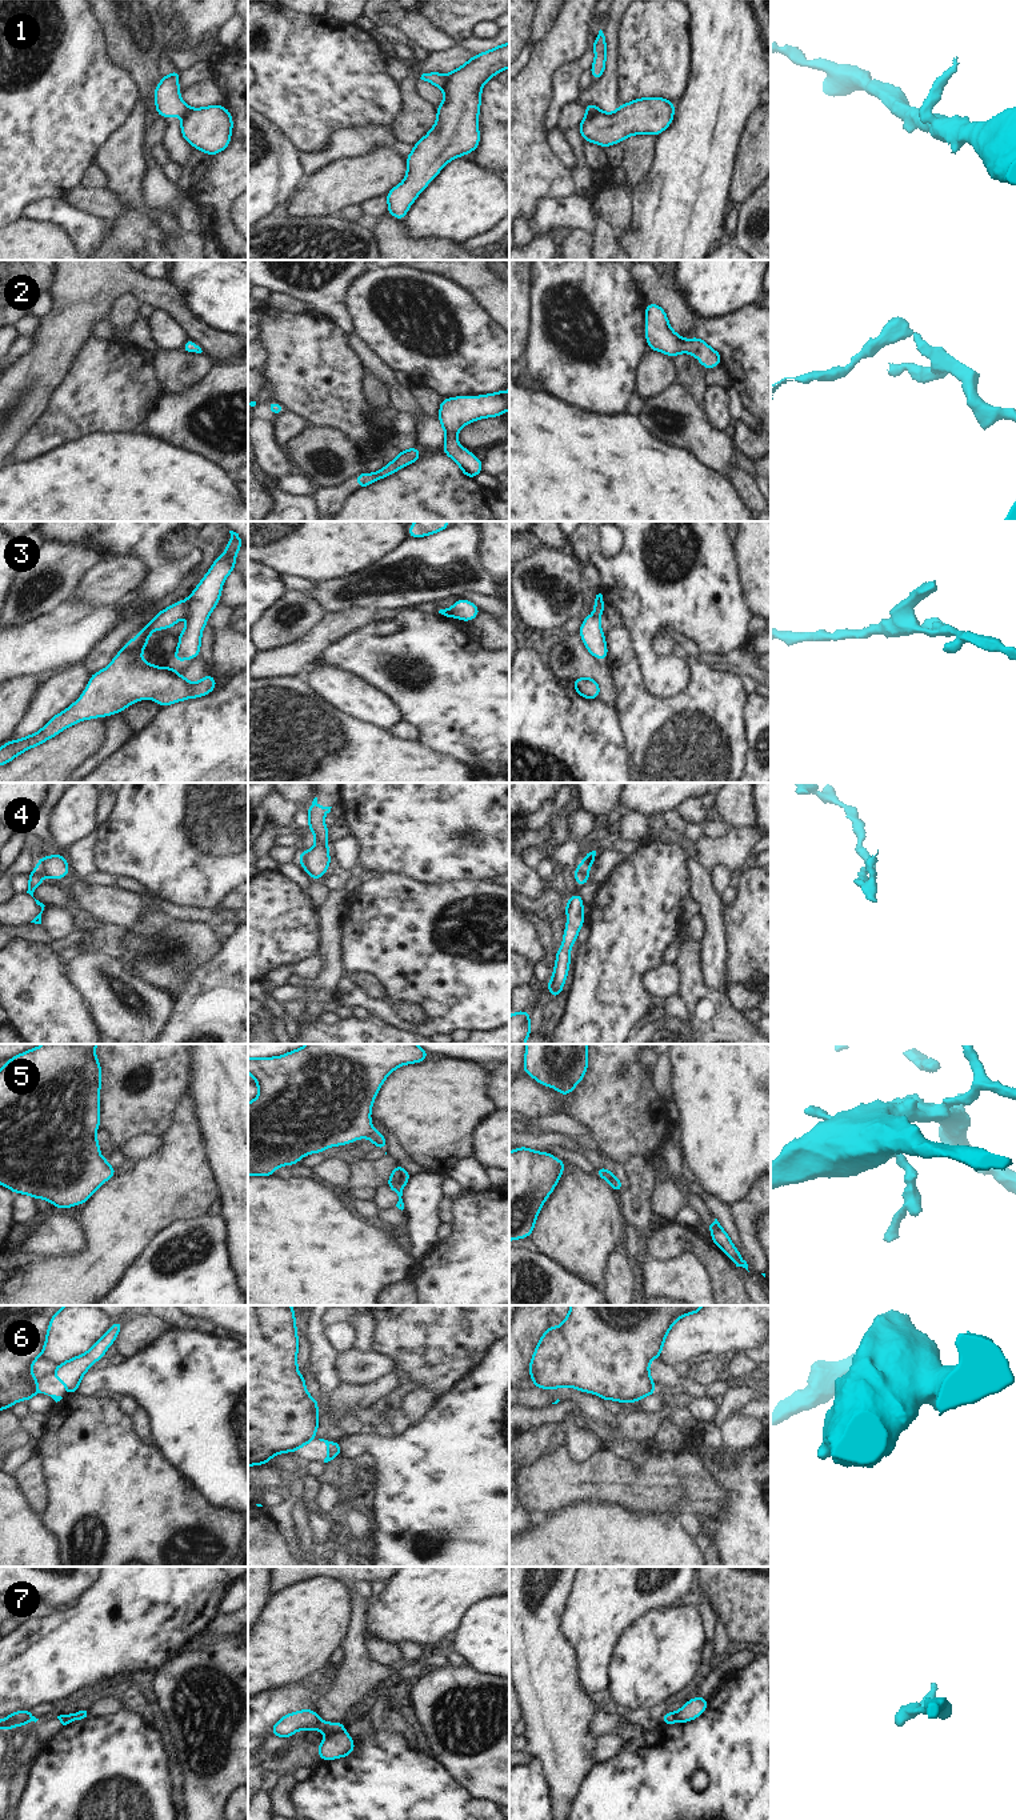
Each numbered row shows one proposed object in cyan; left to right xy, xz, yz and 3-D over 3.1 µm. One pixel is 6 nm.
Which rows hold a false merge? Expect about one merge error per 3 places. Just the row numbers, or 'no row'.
1, 3, 4, 6, 7

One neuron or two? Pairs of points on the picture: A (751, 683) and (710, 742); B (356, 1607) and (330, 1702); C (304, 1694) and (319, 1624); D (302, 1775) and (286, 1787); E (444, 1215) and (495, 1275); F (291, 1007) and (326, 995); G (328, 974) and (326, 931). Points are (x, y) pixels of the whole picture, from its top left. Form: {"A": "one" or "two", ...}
{"A": "two", "B": "one", "C": "two", "D": "two", "E": "two", "F": "two", "G": "one"}

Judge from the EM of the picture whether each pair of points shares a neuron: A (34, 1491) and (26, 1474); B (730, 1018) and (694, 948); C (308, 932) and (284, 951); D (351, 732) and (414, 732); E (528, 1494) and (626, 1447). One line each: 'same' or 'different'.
A: same
B: same
C: same
D: different
E: different

